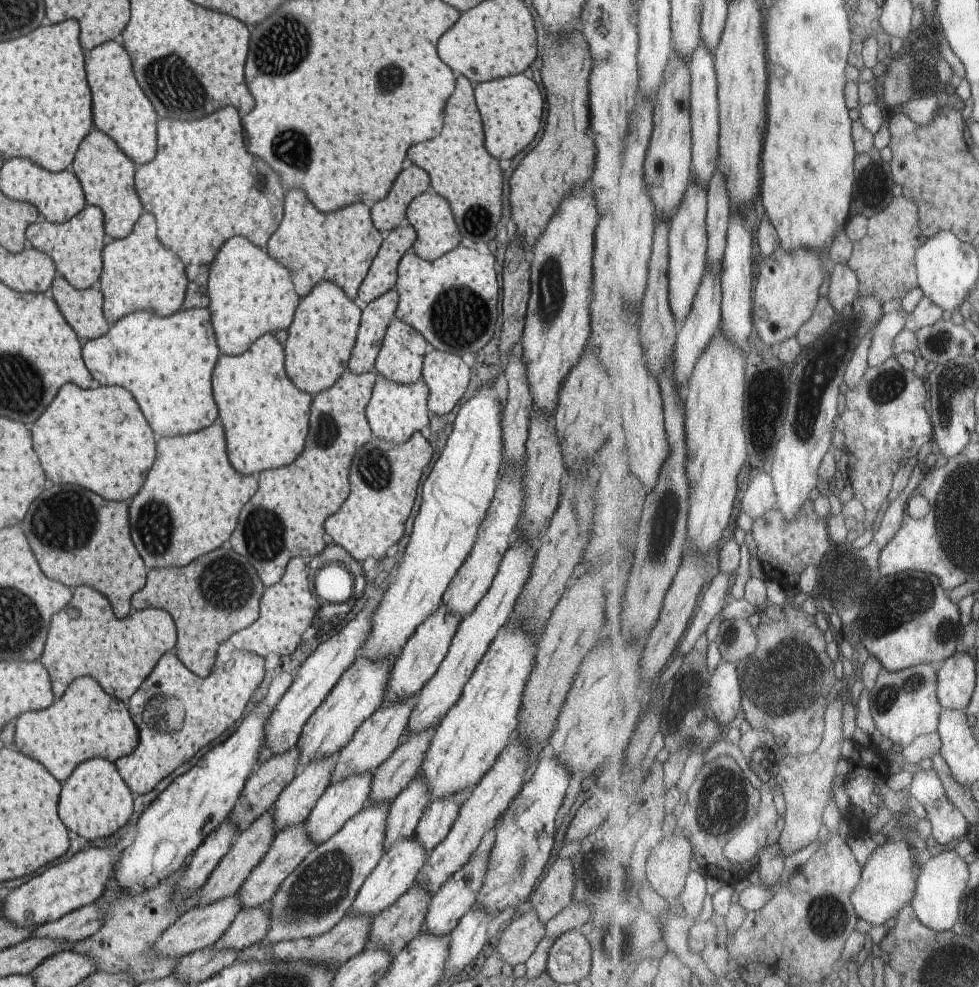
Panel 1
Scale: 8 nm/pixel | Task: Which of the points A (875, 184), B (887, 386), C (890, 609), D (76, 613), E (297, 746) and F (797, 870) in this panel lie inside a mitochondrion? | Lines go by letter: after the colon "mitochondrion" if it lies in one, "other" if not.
A: mitochondrion
B: mitochondrion
C: mitochondrion
D: other
E: other
F: other

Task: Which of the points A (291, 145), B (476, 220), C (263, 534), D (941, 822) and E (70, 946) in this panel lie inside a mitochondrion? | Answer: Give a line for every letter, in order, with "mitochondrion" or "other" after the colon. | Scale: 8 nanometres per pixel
A: mitochondrion
B: mitochondrion
C: mitochondrion
D: other
E: other

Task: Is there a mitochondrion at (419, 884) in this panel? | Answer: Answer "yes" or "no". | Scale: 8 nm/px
no

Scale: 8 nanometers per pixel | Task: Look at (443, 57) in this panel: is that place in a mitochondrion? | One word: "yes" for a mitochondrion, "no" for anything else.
no

